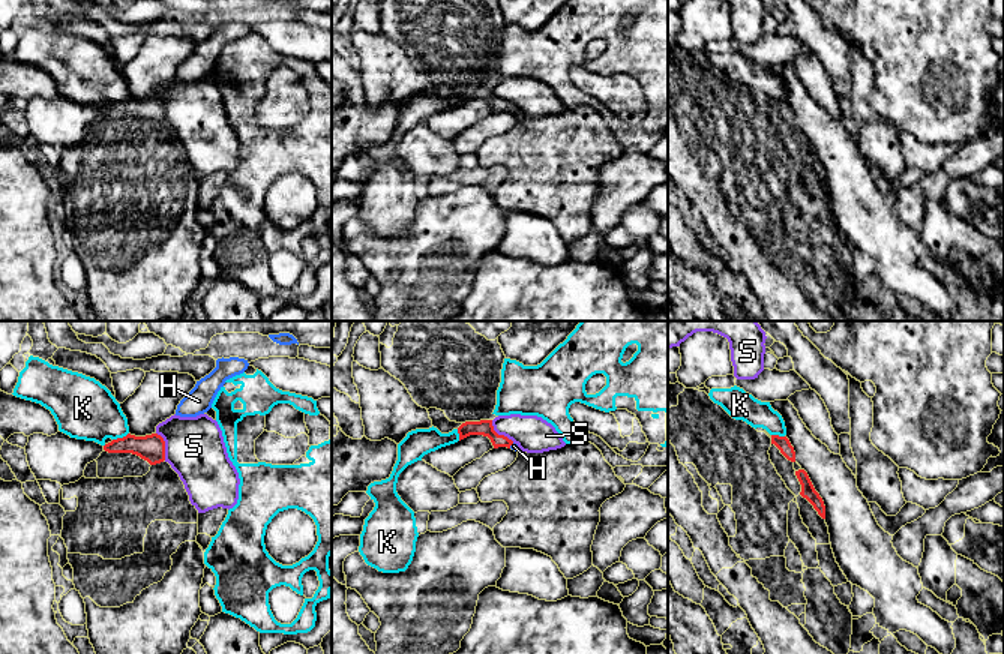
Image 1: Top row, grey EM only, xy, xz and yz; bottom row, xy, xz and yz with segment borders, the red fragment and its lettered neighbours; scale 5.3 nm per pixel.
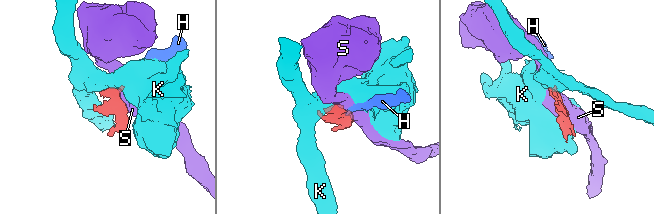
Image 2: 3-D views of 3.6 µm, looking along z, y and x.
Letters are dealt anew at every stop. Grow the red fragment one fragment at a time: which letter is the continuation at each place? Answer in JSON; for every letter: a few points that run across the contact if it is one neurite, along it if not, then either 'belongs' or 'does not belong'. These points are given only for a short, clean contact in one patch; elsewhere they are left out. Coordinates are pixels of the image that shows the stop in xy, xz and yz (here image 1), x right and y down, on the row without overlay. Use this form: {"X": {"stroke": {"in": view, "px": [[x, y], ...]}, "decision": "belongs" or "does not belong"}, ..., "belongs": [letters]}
{"H": {"stroke": {"in": "xz", "px": [[485, 92], [497, 104], [511, 108], [514, 110]]}, "decision": "belongs"}, "K": {"stroke": {"in": "xy", "px": [[128, 96], [113, 104]]}, "decision": "does not belong"}, "S": {"decision": "does not belong"}, "belongs": ["H"]}

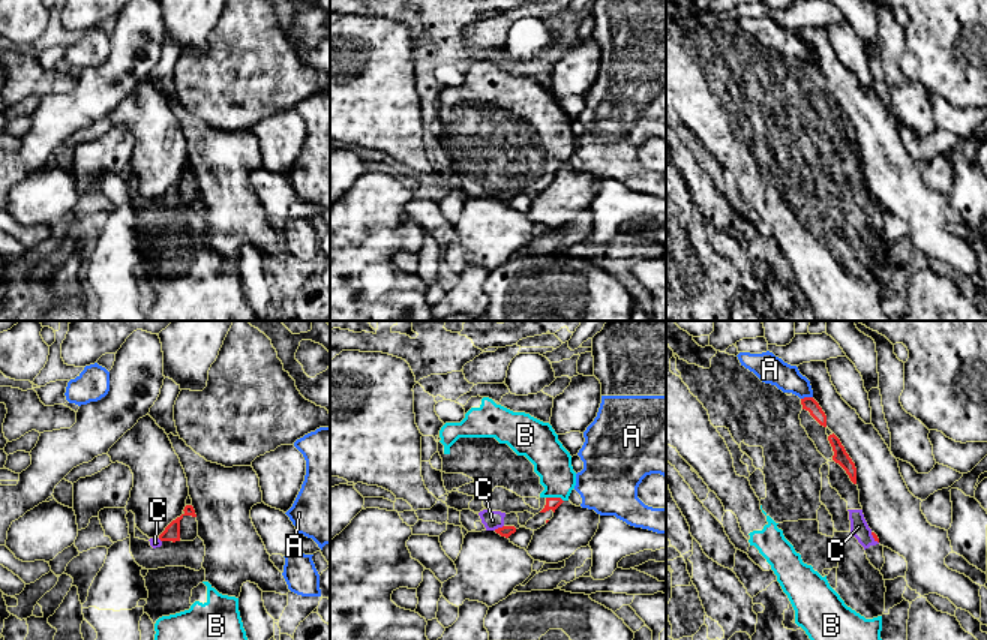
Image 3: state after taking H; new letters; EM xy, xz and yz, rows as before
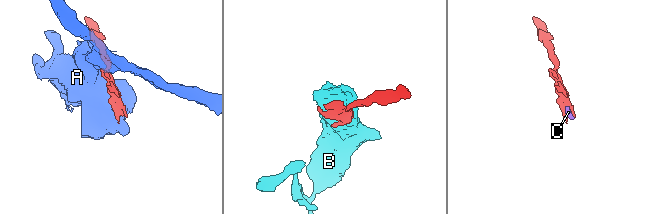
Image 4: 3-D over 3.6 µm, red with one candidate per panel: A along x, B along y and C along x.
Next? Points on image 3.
{"A": {"decision": "does not belong"}, "B": {"decision": "belongs"}, "C": {"decision": "belongs"}, "belongs": ["B", "C"]}

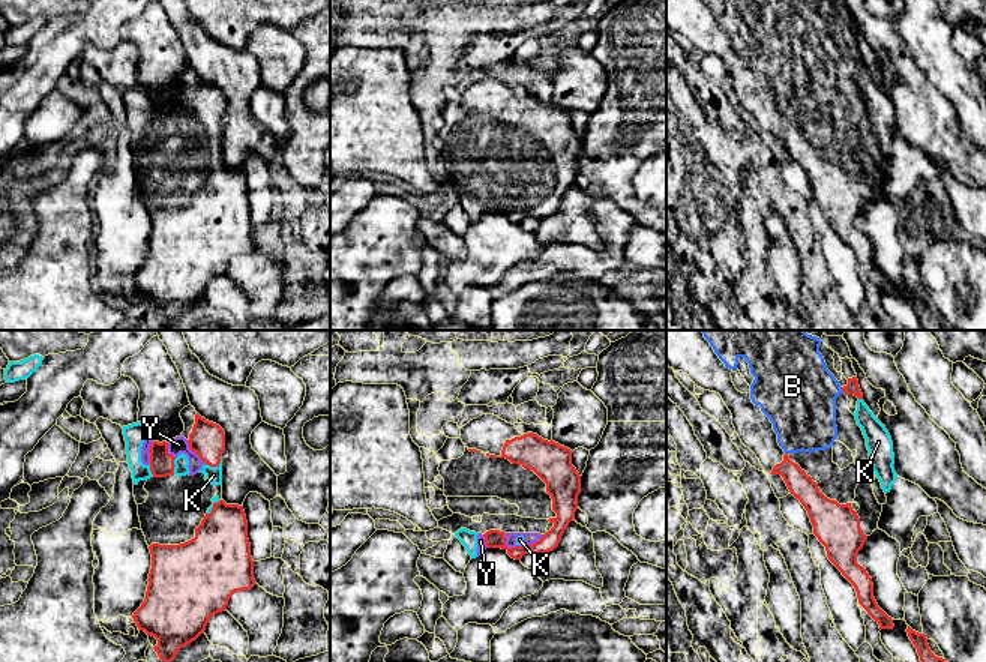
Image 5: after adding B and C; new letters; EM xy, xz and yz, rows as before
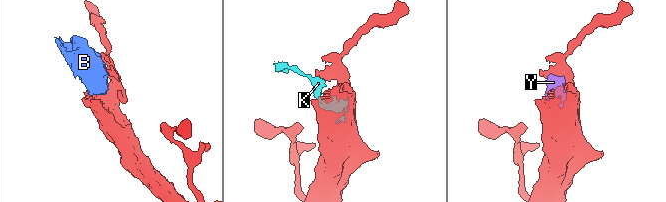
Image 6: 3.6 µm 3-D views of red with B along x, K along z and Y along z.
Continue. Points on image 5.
{"B": {"decision": "belongs"}, "K": {"decision": "belongs"}, "Y": {"decision": "belongs"}, "belongs": ["B", "K", "Y"]}

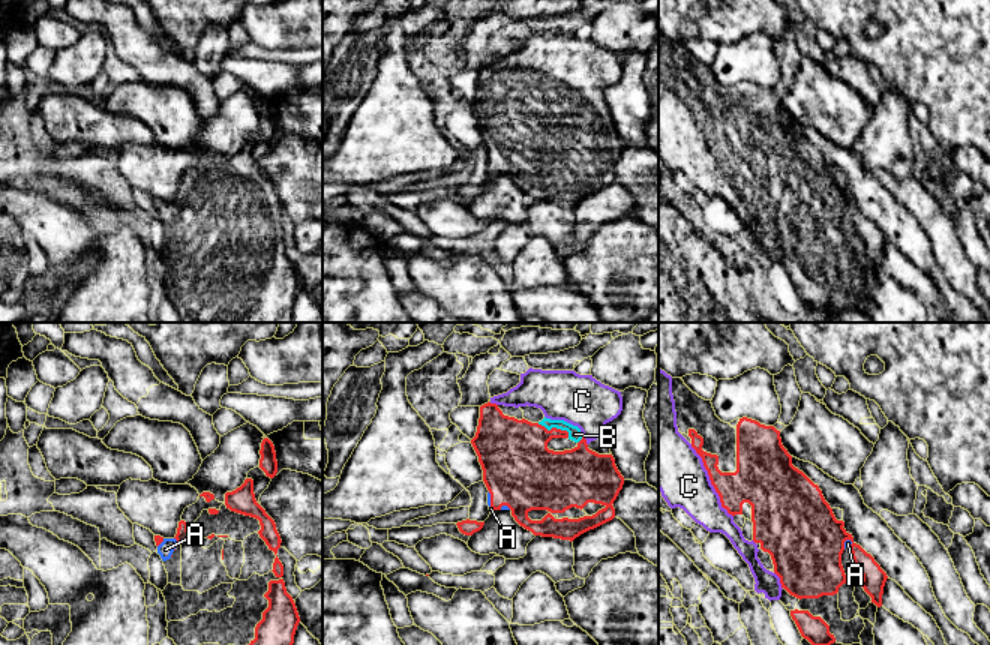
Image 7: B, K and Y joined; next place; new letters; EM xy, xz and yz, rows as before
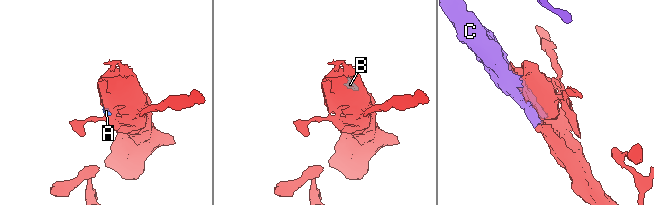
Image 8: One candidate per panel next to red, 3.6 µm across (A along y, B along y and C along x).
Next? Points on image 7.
{"A": {"decision": "belongs"}, "B": {"decision": "belongs"}, "C": {"decision": "belongs"}, "belongs": ["A", "B", "C"]}

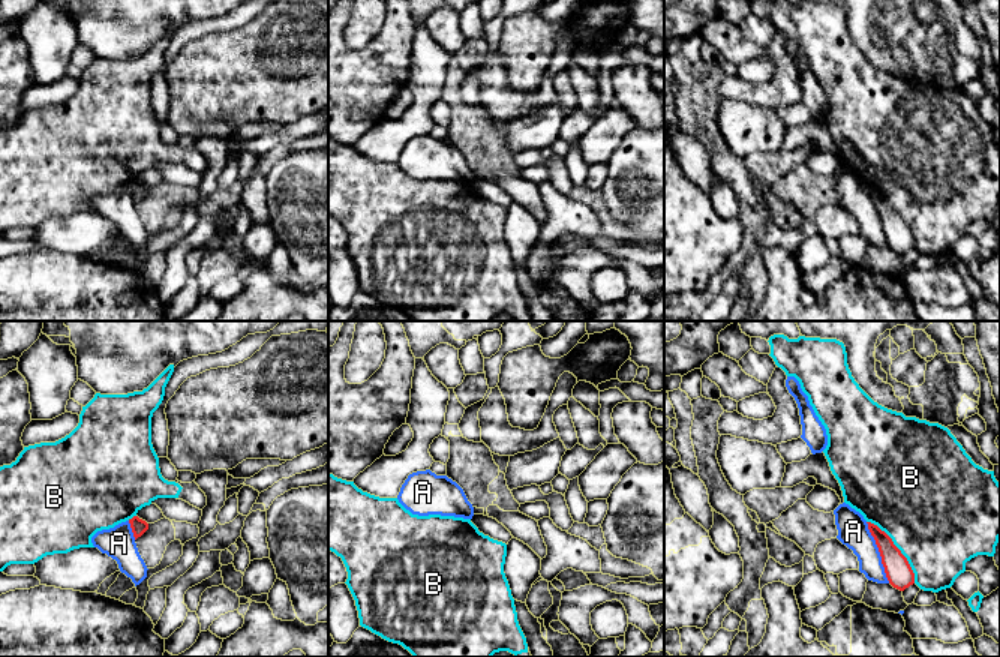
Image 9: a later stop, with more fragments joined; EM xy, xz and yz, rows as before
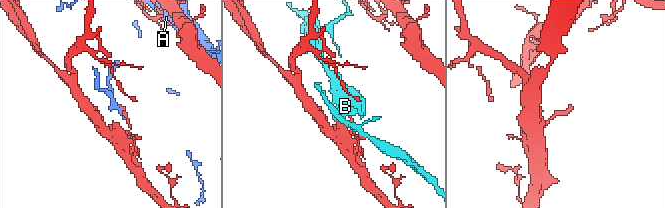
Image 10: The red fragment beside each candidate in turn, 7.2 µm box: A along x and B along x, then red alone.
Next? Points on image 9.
{"A": {"stroke": {"in": "yz", "px": [[865, 186], [889, 246]]}, "decision": "does not belong"}, "B": {"decision": "does not belong"}, "belongs": []}

